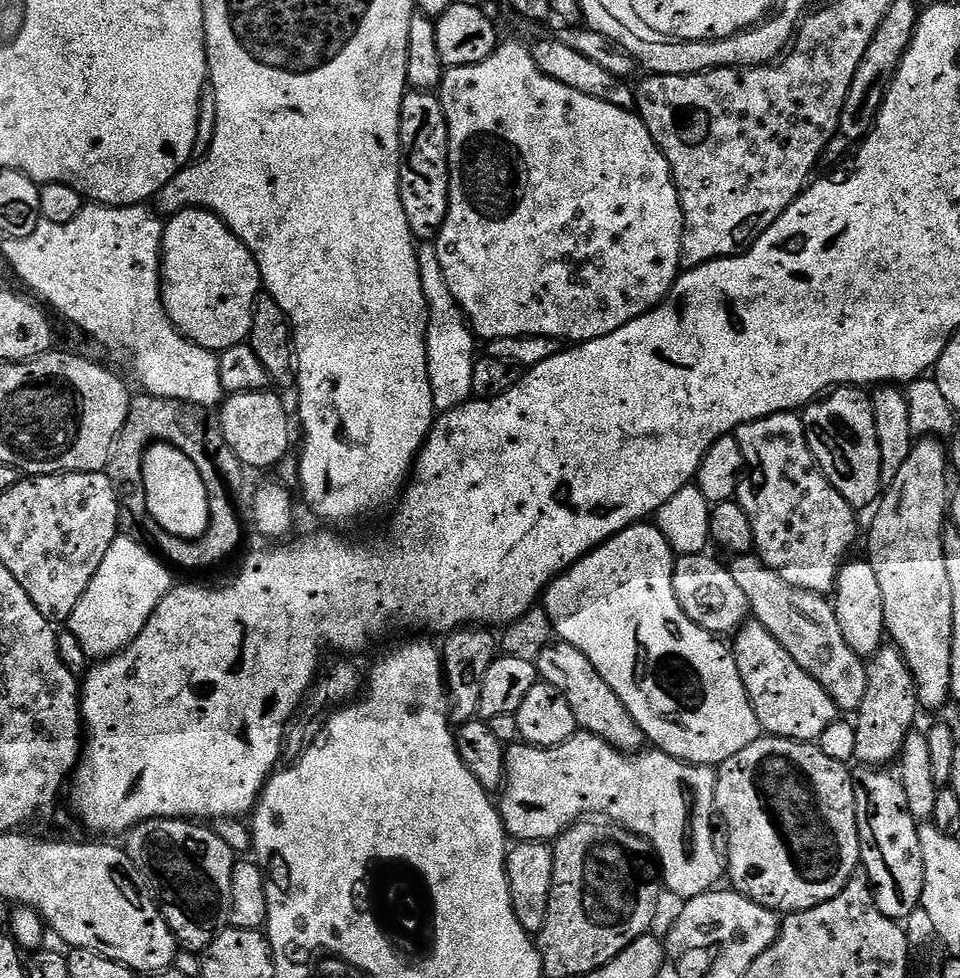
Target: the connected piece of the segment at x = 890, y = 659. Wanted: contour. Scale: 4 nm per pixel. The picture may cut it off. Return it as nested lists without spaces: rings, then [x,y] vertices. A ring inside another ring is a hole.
[[[895,646],[880,648],[873,656],[867,657],[866,663],[866,698],[862,698],[854,713],[854,757],[868,766],[888,766],[891,760],[892,763],[899,761],[906,738],[917,727],[916,712],[920,708],[920,699],[916,696],[910,666],[906,666]]]

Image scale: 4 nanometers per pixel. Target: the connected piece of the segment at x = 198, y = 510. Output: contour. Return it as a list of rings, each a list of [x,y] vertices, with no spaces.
[[[149,444],[144,452],[144,461],[139,464],[138,472],[144,481],[142,487],[146,506],[162,526],[172,536],[180,540],[196,540],[208,530],[208,523],[212,517],[212,501],[210,499],[210,485],[202,482],[202,474],[198,474],[198,466],[169,444]]]

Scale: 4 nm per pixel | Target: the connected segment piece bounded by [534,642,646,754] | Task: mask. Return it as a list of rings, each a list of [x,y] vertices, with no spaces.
[[[549,642],[548,645],[536,655],[536,671],[543,683],[554,686],[570,702],[570,710],[574,710],[577,729],[594,734],[602,738],[610,746],[614,746],[619,752],[635,754],[645,747],[644,732],[634,722],[630,710],[622,706],[622,698],[606,686],[602,674],[590,666],[590,658],[582,654],[574,646],[563,642]]]

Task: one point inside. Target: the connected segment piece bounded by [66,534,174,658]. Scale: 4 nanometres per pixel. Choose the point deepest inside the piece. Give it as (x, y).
(126, 589)

